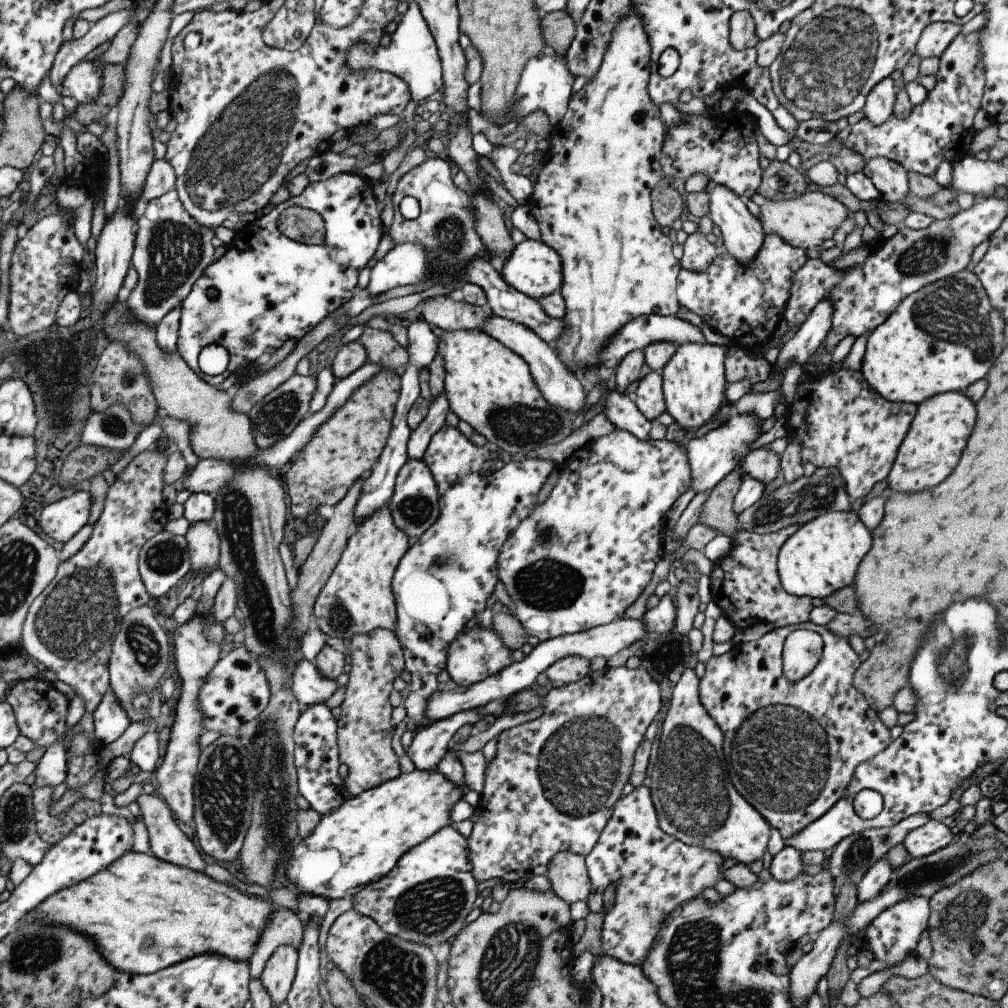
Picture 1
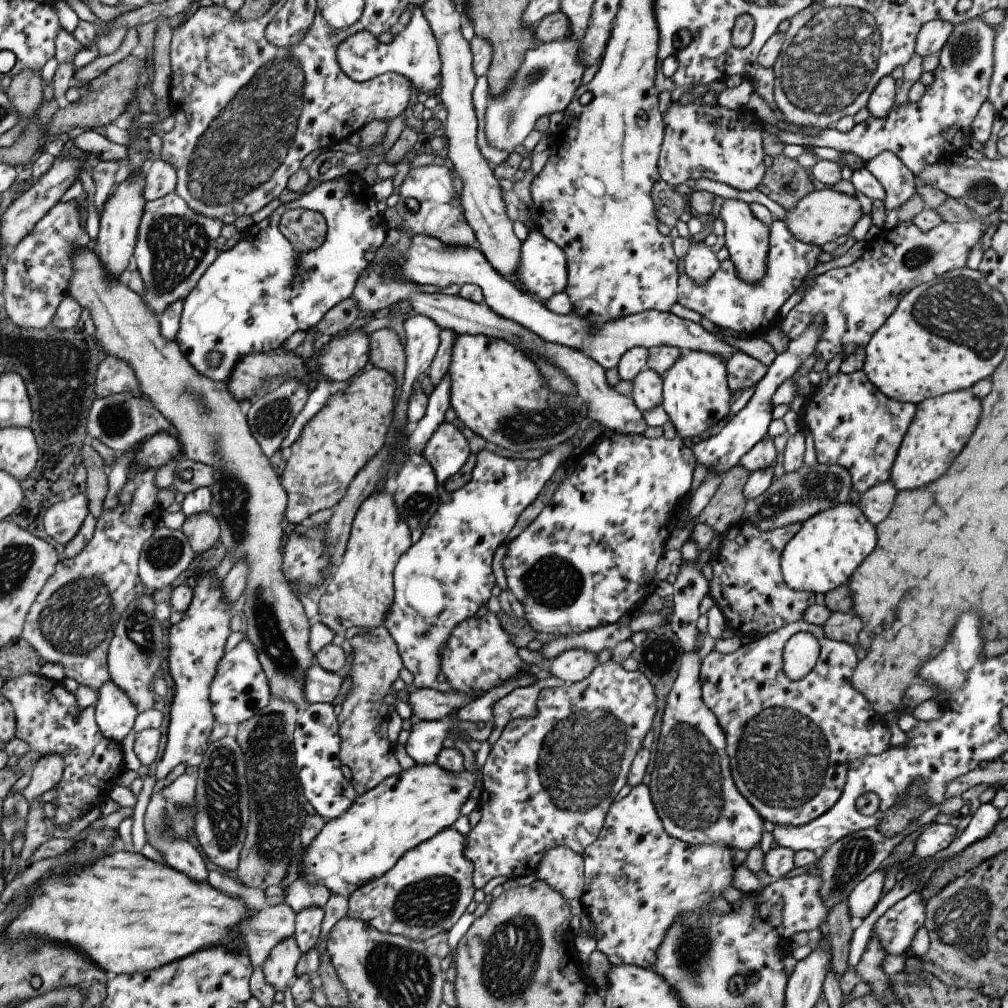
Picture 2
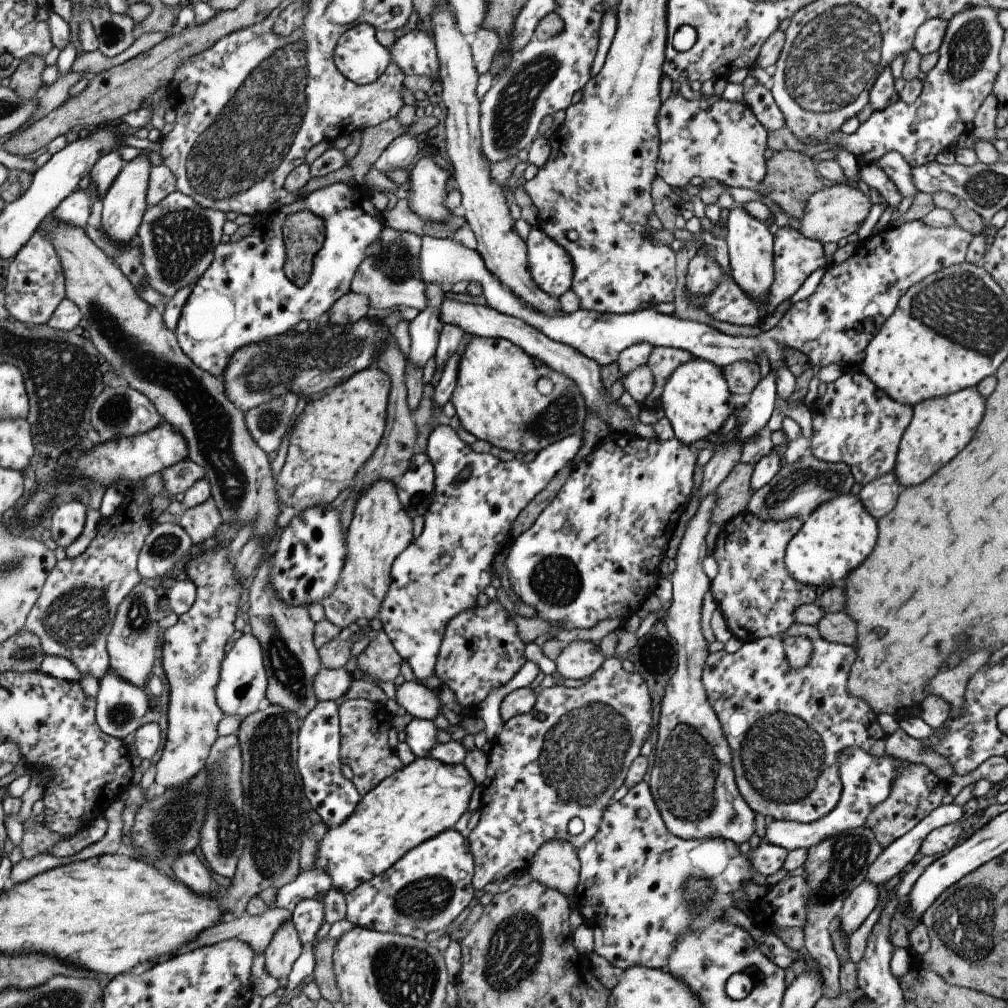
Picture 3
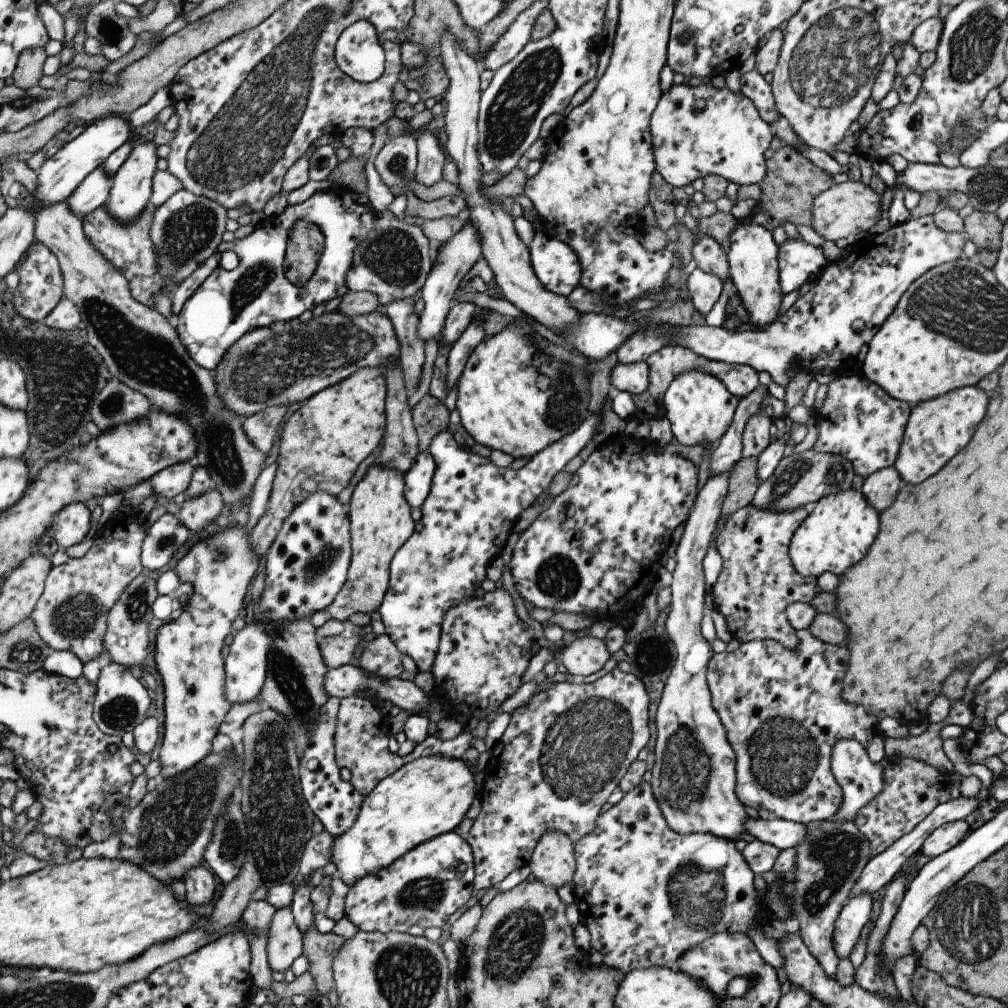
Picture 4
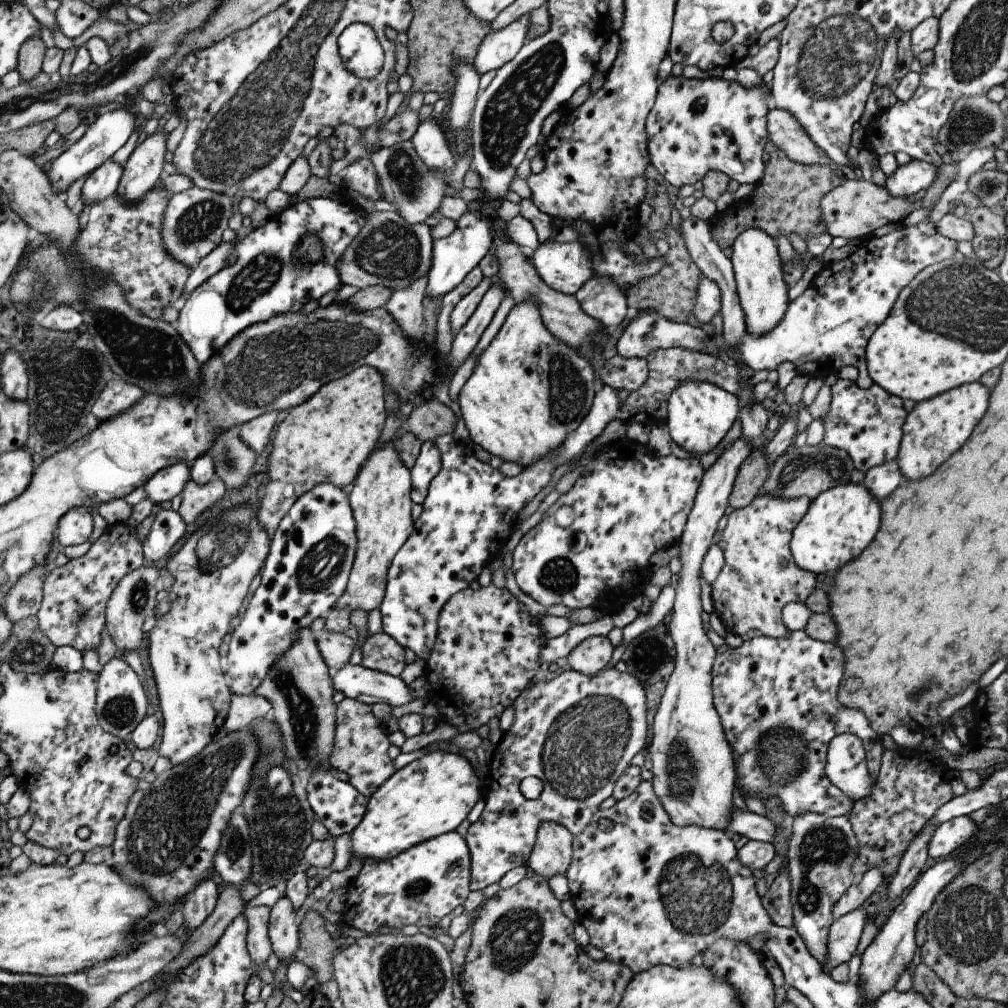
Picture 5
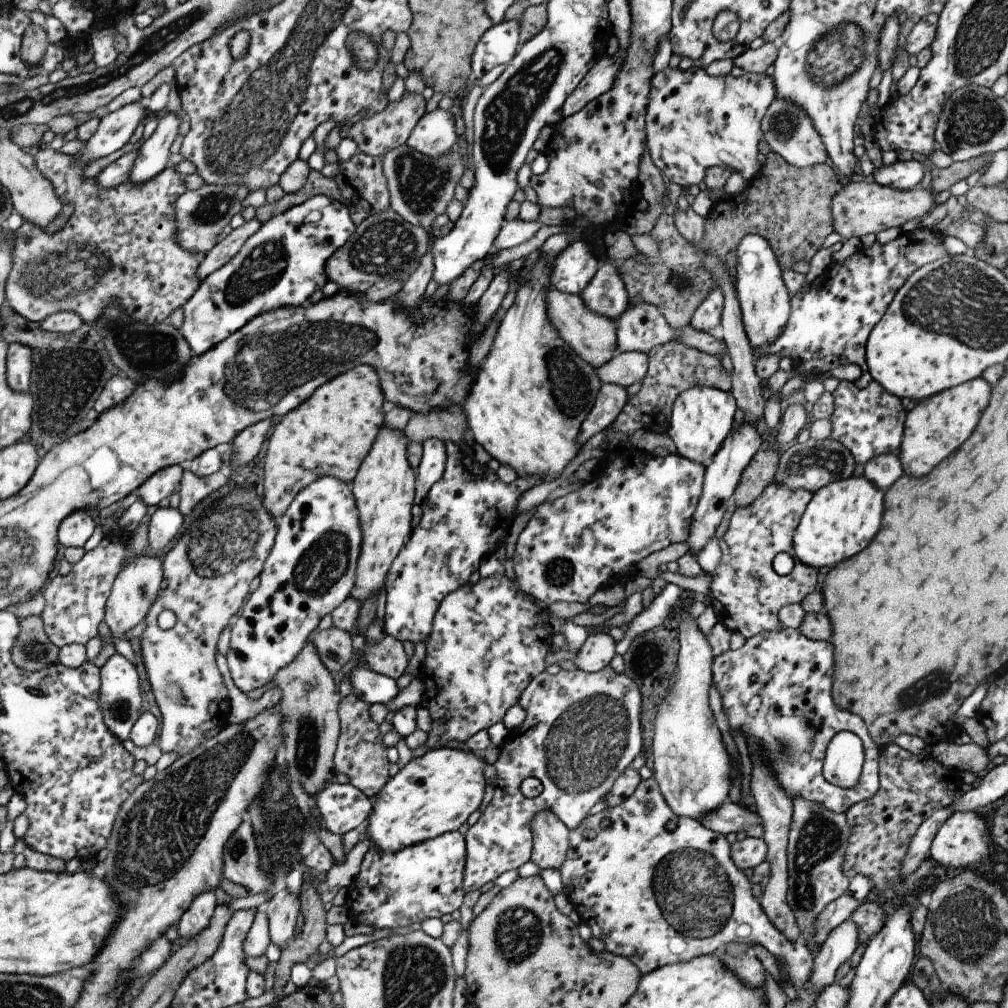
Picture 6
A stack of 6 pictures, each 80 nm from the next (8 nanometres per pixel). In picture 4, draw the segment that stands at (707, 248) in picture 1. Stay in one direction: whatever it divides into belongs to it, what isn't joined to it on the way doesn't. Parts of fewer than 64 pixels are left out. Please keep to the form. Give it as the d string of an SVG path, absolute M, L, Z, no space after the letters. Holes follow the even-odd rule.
M694 266L687 277L686 289L694 309L705 316L713 308L713 304L717 302L723 287L722 282L715 275L705 274Z

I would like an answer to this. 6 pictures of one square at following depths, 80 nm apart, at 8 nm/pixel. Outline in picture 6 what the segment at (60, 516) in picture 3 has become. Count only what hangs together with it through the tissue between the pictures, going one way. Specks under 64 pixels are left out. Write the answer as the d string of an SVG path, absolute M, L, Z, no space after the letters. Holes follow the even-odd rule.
M78 510L66 516L57 529L57 540L61 546L82 547L85 541L95 530L93 513L86 510Z

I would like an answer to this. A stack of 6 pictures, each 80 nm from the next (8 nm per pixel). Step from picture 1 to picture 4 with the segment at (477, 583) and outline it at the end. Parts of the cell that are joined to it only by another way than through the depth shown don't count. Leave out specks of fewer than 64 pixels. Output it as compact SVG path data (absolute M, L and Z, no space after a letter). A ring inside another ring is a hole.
M602 408L599 415L589 413L573 432L534 454L518 470L512 470L509 466L495 467L487 457L481 457L472 451L467 452L446 430L438 432L430 440L426 449L436 464L430 489L420 506L421 516L411 536L391 557L388 587L377 610L384 626L384 633L400 653L412 658L417 670L429 671L432 666L438 649L440 624L445 611L463 598L473 596L474 590L486 578L487 566L500 554L507 537L512 532L515 518L530 506L543 490L547 489L553 476L562 470L563 466L601 429L601 414Z

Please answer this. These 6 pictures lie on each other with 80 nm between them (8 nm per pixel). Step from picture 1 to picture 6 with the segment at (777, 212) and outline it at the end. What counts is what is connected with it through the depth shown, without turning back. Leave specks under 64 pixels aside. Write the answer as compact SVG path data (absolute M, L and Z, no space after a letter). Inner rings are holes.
M844 181L840 189L831 197L830 211L834 232L846 241L851 236L862 237L863 235L887 230L887 228L900 228L905 222L913 218L921 218L936 206L934 197L929 187L923 188L920 184L907 190L897 190L875 182Z

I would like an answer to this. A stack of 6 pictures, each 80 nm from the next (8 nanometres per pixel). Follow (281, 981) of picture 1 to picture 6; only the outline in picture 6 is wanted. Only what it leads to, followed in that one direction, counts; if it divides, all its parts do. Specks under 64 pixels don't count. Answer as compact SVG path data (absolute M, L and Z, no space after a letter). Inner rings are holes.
M283 889L271 894L262 908L268 918L270 942L279 948L285 946L285 943L294 937L293 928L297 924L297 914L300 914L298 896Z

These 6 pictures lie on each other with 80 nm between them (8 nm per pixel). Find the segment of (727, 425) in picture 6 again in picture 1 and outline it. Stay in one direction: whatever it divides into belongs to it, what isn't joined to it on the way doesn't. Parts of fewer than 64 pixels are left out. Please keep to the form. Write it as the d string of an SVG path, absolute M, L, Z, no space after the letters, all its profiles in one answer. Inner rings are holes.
M685 343L676 347L673 356L664 364L662 376L662 395L665 412L673 418L685 432L696 431L705 422L713 420L723 406L725 346L709 343Z

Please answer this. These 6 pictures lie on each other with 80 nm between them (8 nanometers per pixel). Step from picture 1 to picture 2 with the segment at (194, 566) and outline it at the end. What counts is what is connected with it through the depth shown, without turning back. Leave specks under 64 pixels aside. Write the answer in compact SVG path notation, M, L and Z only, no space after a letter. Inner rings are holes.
M209 510L184 516L180 530L187 537L194 557L209 550L220 536L217 519Z

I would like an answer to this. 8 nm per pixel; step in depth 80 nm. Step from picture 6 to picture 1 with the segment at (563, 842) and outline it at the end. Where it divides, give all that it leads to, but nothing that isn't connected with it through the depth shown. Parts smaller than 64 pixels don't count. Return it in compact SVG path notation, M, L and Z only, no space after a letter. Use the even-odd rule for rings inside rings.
M559 851L551 857L547 865L545 878L548 878L551 890L568 905L584 901L590 893L590 880L581 855Z

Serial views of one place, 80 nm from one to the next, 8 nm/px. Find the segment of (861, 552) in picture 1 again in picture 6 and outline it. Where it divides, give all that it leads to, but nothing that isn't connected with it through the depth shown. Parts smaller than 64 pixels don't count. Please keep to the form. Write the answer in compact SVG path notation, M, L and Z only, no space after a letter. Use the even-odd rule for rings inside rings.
M865 474L834 479L816 490L795 527L792 556L807 566L819 569L821 566L831 568L839 561L859 554L879 530L884 494L884 490L876 487Z

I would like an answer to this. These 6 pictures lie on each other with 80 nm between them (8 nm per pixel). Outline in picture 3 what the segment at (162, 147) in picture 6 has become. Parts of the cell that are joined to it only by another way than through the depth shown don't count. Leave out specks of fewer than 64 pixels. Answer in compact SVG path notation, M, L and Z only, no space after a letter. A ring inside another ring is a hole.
M141 152L133 159L127 161L120 173L113 179L101 200L101 230L116 243L131 243L135 238L142 214L147 209L146 190L148 187L148 174L151 163L147 155Z

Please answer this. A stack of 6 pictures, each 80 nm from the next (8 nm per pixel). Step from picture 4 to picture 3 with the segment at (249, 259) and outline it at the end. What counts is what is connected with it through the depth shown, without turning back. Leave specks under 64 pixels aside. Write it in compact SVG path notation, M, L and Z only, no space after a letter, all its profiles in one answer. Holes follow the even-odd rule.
M333 183L332 185L315 189L311 191L307 196L302 199L297 200L296 202L289 205L281 205L275 212L260 214L253 221L253 226L251 233L247 236L240 238L237 242L228 242L228 243L219 243L215 246L212 256L211 264L202 272L199 278L196 280L194 287L192 288L191 294L186 298L185 304L182 306L179 320L174 328L174 333L178 342L178 345L181 347L183 354L198 366L201 370L212 374L214 377L221 377L223 369L225 368L227 359L231 356L231 353L239 350L242 346L252 345L253 343L262 341L263 339L268 339L274 337L275 335L281 334L286 330L291 330L293 326L299 322L299 320L315 320L318 318L325 310L329 309L330 306L347 291L350 290L350 280L354 276L355 271L358 269L360 262L364 259L364 250L370 242L375 242L378 239L379 233L381 232L383 222L386 221L387 216L384 213L379 212L373 204L371 203L371 192L367 190L366 187L359 186L347 186L343 183ZM299 211L309 211L313 213L317 218L320 218L324 224L324 239L321 245L321 248L317 251L317 254L313 257L312 260L312 271L310 272L307 282L302 286L295 286L290 280L287 280L287 277L283 274L282 266L283 261L285 260L285 247L282 241L282 222L285 220L287 215L293 213L298 213Z

